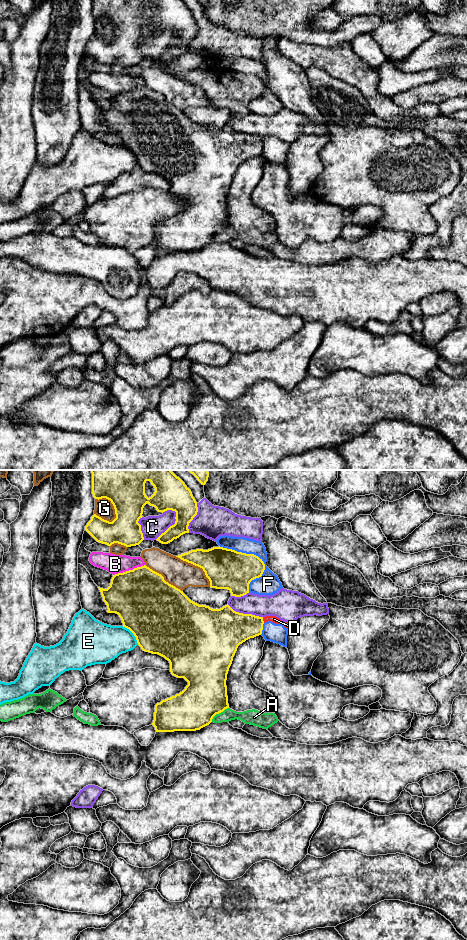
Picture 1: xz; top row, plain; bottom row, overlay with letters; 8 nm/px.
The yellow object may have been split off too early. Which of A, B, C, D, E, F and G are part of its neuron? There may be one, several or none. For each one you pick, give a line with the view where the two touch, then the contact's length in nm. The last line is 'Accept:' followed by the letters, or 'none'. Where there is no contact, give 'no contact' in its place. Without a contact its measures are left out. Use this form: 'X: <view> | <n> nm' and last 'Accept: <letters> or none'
Accept: none

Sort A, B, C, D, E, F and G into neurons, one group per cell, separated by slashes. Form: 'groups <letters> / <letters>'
groups A / B / C / D F / E / G

